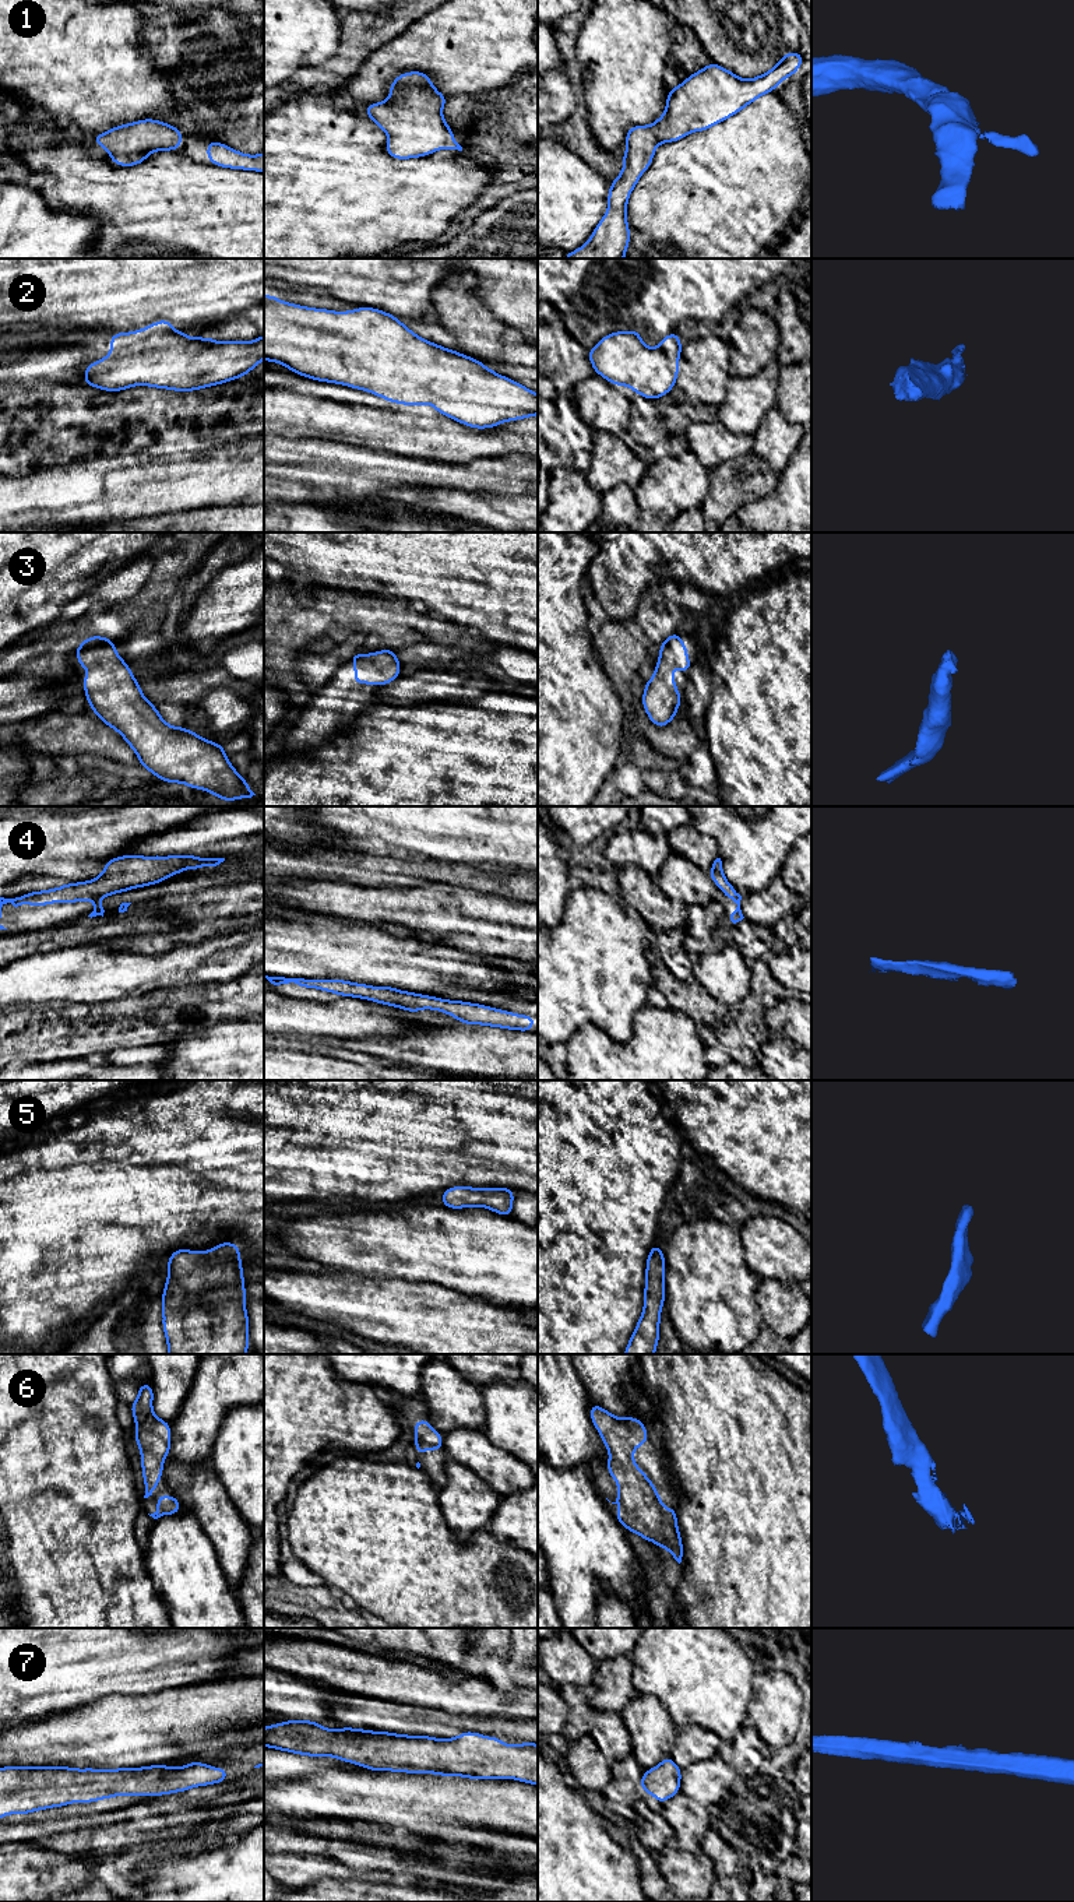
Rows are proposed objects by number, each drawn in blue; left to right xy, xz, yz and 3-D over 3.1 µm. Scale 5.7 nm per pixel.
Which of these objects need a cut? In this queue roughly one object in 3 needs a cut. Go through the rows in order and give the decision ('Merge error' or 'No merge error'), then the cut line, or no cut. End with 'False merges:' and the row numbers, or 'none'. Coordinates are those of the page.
1: No merge error. No split
2: No merge error. No split
3: No merge error. No split
4: No merge error. No split
5: No merge error. No split
6: No merge error. No split
7: No merge error. No split
False merges: none

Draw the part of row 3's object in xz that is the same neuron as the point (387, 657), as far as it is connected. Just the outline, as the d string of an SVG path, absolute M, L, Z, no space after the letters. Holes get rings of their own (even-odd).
M391 648L372 654L355 653L351 655L351 661L355 668L355 685L384 686L401 675L401 662Z

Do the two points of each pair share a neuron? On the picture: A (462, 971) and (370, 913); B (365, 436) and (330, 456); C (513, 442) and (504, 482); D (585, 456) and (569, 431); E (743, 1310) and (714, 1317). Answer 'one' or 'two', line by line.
A: two
B: two
C: two
D: one
E: one

